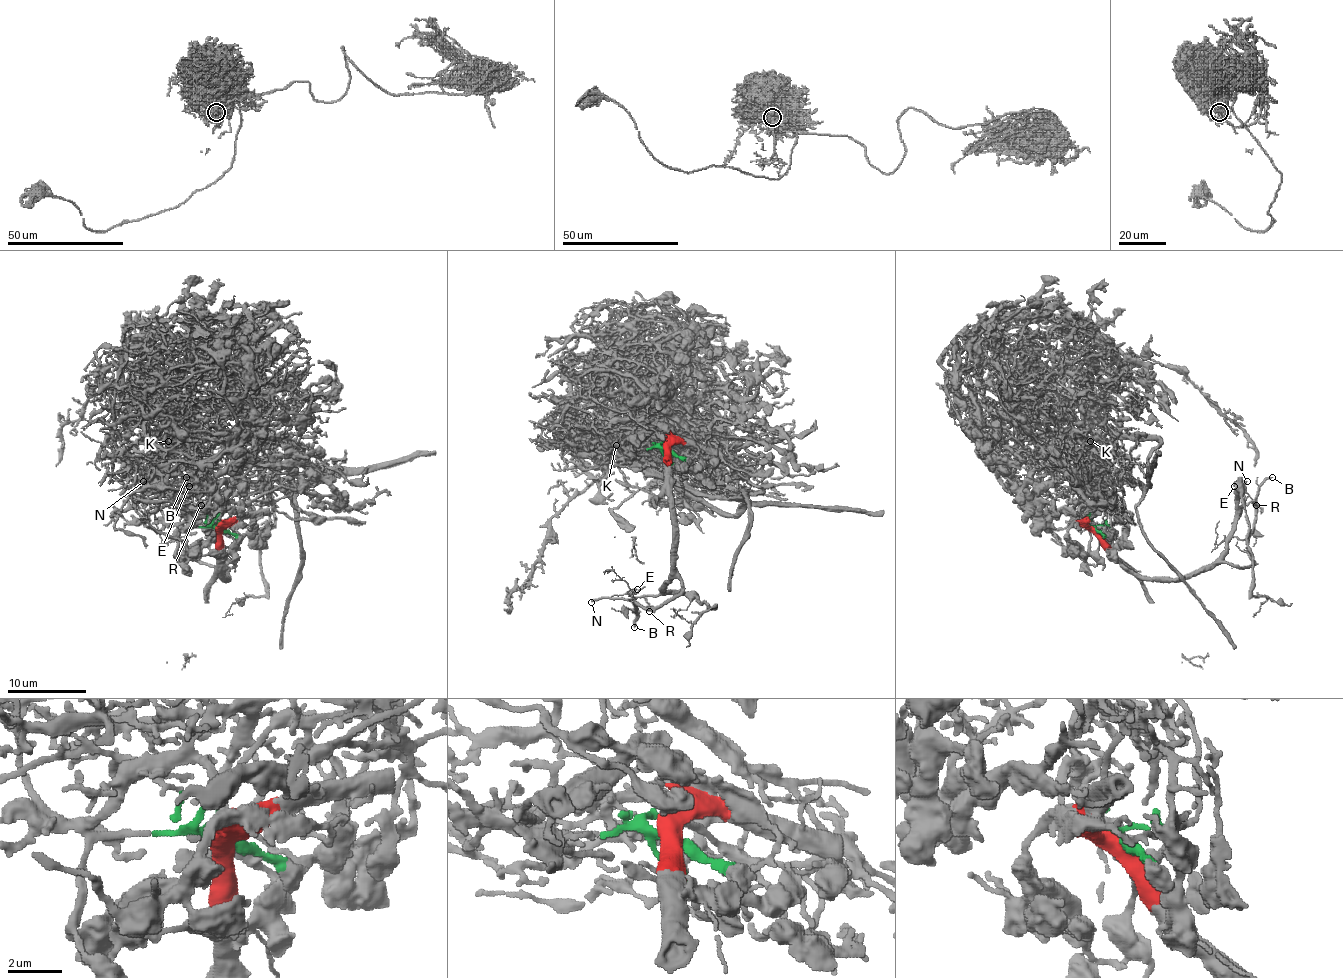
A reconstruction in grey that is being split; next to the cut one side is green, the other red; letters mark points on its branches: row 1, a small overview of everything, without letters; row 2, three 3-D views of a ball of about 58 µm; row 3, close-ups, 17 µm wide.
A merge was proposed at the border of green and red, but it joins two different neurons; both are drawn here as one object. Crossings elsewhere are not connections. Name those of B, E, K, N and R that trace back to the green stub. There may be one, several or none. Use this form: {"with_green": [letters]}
{"with_green": ["K"]}

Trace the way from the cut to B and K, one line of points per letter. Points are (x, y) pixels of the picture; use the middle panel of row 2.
B: (667, 450), (667, 472), (673, 498), (675, 567), (679, 573), (681, 592), (647, 608), (637, 602), (633, 628)
K: (667, 450), (614, 447), (608, 452), (610, 445), (631, 441), (641, 431), (633, 450), (616, 445)

